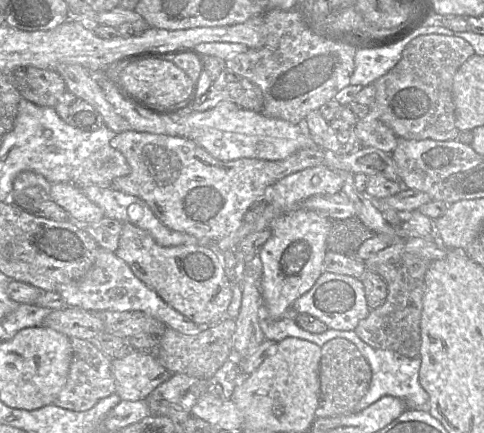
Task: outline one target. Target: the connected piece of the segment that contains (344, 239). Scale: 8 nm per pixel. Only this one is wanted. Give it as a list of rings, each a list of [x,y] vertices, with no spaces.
[[[355,215],[353,217],[332,220],[332,225],[326,239],[327,251],[355,257],[360,246],[377,233],[368,228]]]

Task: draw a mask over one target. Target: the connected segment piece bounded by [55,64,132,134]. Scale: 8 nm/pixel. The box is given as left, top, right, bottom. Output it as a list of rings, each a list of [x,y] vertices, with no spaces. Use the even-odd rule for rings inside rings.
[[[59,64],[55,70],[64,79],[66,89],[93,106],[102,116],[103,124],[110,130],[119,134],[132,129],[107,101],[91,72],[79,64]]]

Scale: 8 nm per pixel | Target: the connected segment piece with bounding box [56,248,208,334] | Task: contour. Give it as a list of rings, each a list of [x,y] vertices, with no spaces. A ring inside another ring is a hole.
[[[99,249],[94,265],[78,281],[63,284],[56,290],[69,307],[81,308],[90,312],[141,311],[161,321],[168,328],[185,334],[196,334],[208,326],[196,324],[169,306],[155,291],[138,279],[128,264],[114,252]]]

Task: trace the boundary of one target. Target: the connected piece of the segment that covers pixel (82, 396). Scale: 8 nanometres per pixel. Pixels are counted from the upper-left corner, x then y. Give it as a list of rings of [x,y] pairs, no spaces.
[[[70,338],[73,350],[69,376],[66,385],[57,396],[54,404],[73,411],[89,410],[98,401],[116,393],[112,374],[112,359],[99,350],[90,340]]]

